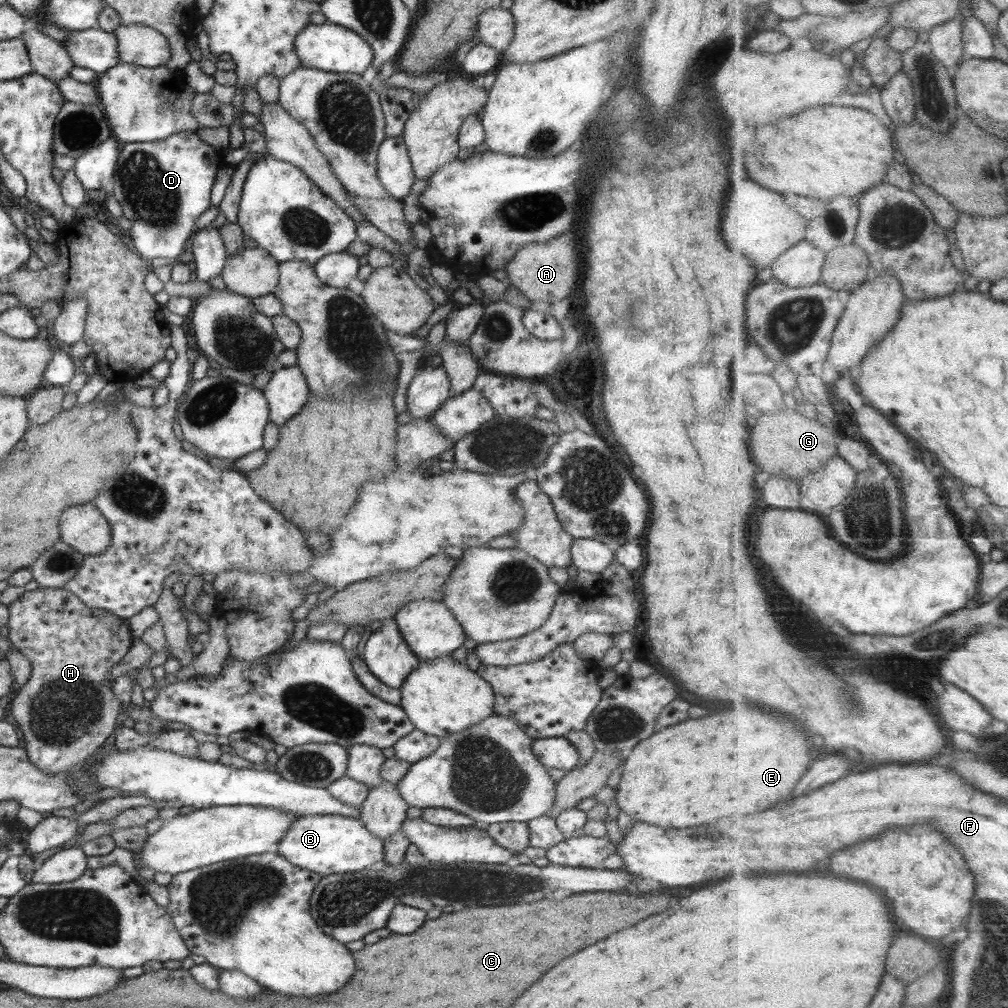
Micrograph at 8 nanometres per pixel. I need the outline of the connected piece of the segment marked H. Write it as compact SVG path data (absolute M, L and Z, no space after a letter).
M42 588L25 592L18 600L8 604L8 638L13 648L31 663L29 680L17 687L11 697L10 716L22 730L24 748L28 758L38 769L50 775L62 775L90 758L107 738L115 734L115 724L123 702L116 698L108 671L120 663L133 644L127 620L106 610L89 608L84 602L63 588Z

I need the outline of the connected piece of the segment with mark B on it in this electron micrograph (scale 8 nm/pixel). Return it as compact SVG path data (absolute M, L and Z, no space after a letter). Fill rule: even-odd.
M329 814L296 818L278 842L276 852L290 863L321 876L364 870L385 858L384 841L370 833L359 818Z

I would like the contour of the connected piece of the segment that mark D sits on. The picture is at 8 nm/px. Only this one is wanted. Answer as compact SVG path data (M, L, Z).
M192 131L172 134L155 142L134 142L121 146L110 189L122 206L123 216L133 222L129 231L138 254L151 261L154 258L170 258L172 262L183 254L186 242L197 231L194 225L196 218L212 206L210 191L218 170L230 166L226 163L224 152L226 147L211 146Z

